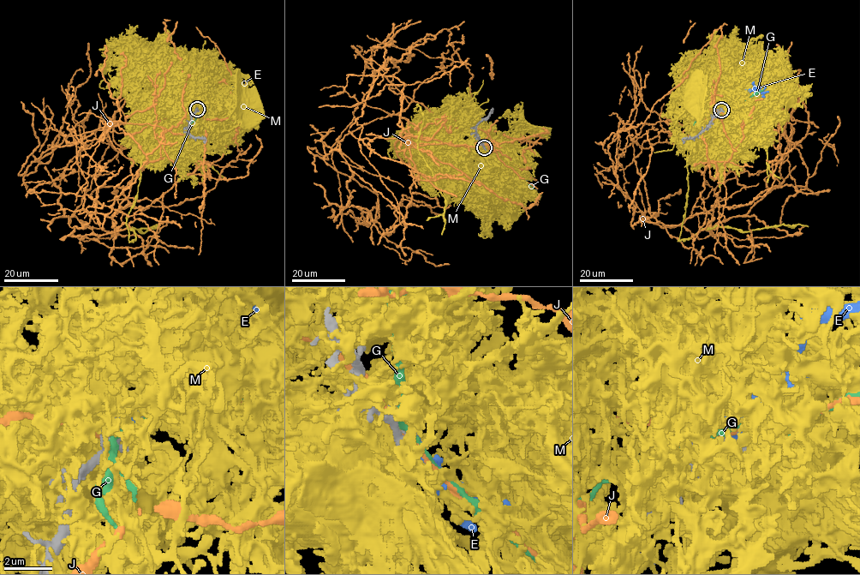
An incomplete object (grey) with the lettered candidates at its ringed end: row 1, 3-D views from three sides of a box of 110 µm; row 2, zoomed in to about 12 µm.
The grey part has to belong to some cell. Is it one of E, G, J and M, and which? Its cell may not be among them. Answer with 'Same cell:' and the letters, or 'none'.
Same cell: E

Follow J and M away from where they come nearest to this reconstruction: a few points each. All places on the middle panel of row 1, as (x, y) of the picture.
J: (484, 147), (365, 60), (440, 142), (358, 141), (401, 212), (354, 173), (343, 210), (443, 218)
M: (485, 150), (467, 150)

